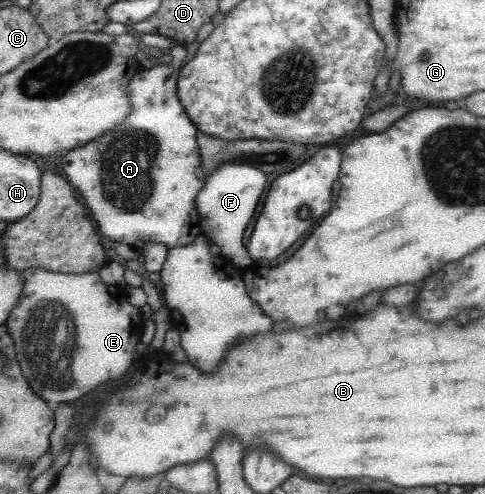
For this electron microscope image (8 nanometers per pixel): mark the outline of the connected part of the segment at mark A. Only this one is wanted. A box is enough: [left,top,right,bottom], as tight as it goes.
[62,65,208,249]

